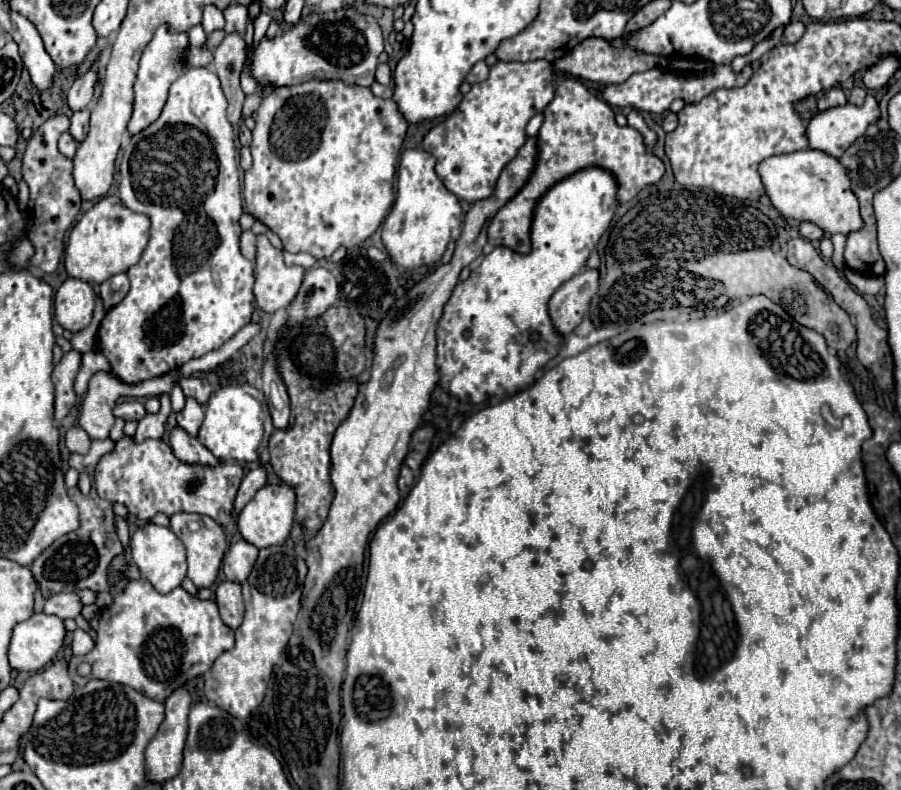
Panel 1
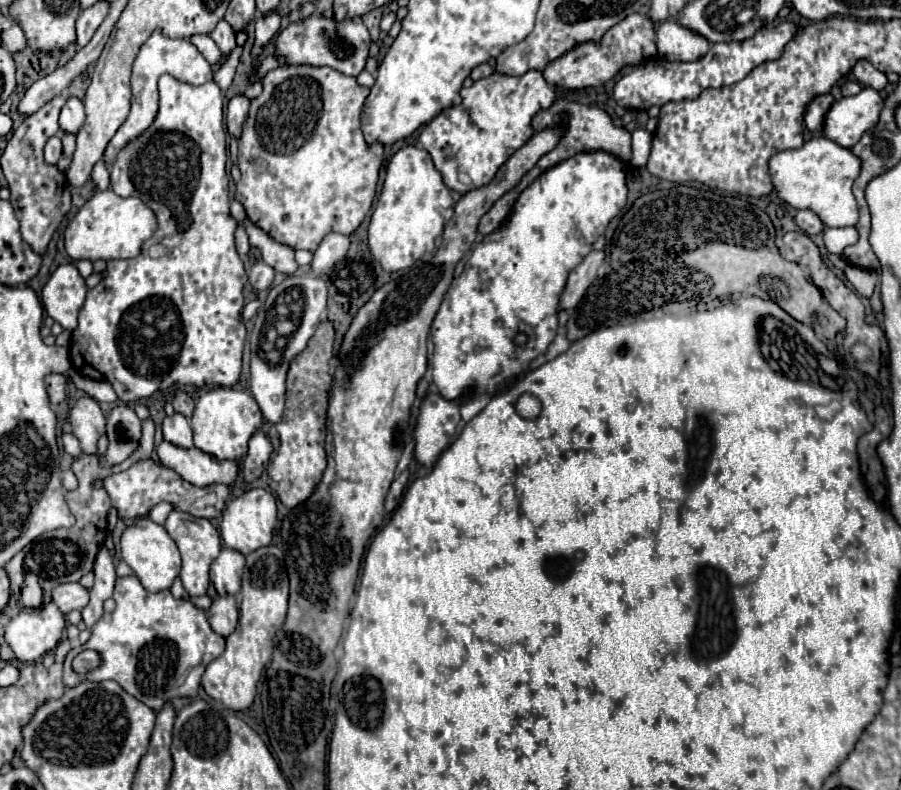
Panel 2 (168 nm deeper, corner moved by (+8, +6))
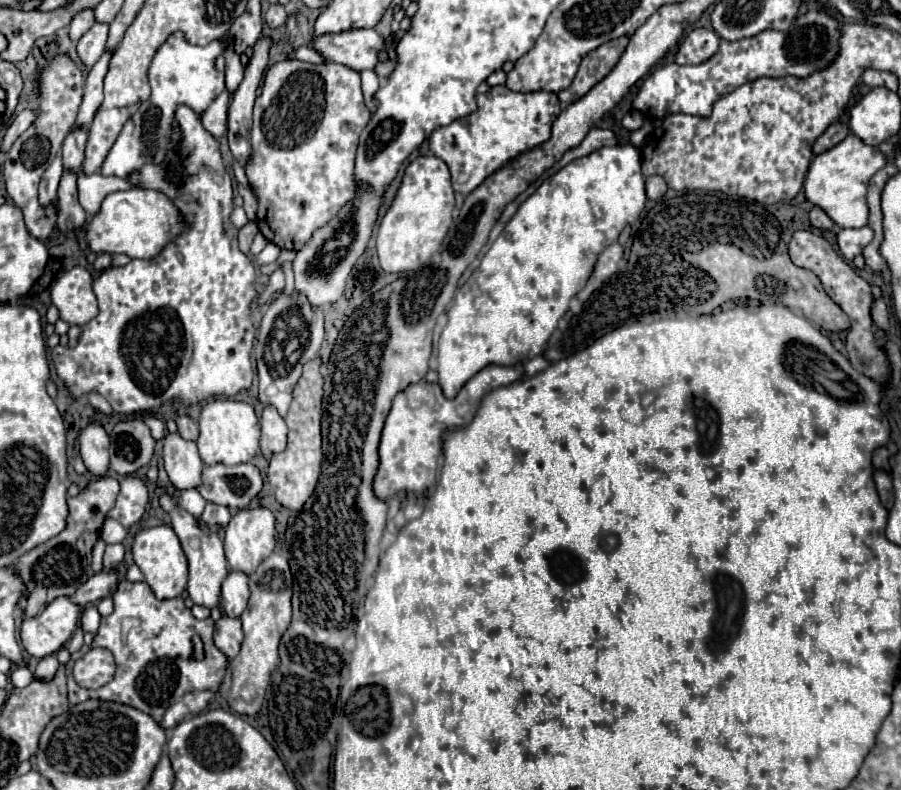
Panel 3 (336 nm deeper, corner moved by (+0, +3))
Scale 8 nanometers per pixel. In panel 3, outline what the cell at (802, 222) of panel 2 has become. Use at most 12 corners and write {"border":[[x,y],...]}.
{"border":[[822,208],[810,210],[810,222],[814,228],[830,230],[832,218]]}

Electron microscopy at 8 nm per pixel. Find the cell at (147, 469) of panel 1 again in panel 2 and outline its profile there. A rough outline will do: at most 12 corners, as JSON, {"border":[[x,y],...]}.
{"border":[[154,459],[106,477],[122,519],[166,501],[220,519],[230,487],[194,487]]}

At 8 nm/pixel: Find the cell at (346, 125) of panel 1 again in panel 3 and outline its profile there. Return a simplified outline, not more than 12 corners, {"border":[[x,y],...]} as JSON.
{"border":[[284,60],[254,104],[266,240],[300,250],[356,196],[360,74]]}

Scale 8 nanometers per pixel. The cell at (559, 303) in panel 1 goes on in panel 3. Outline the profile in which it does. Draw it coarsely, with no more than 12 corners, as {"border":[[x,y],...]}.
{"border":[[608,246],[596,262],[586,286],[578,292],[580,302],[588,300],[602,282],[618,270],[624,248]]}

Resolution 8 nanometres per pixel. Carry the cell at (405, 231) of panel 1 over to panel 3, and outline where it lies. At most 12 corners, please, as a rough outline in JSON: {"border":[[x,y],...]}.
{"border":[[408,164],[380,222],[386,272],[430,264],[454,210],[448,166]]}

